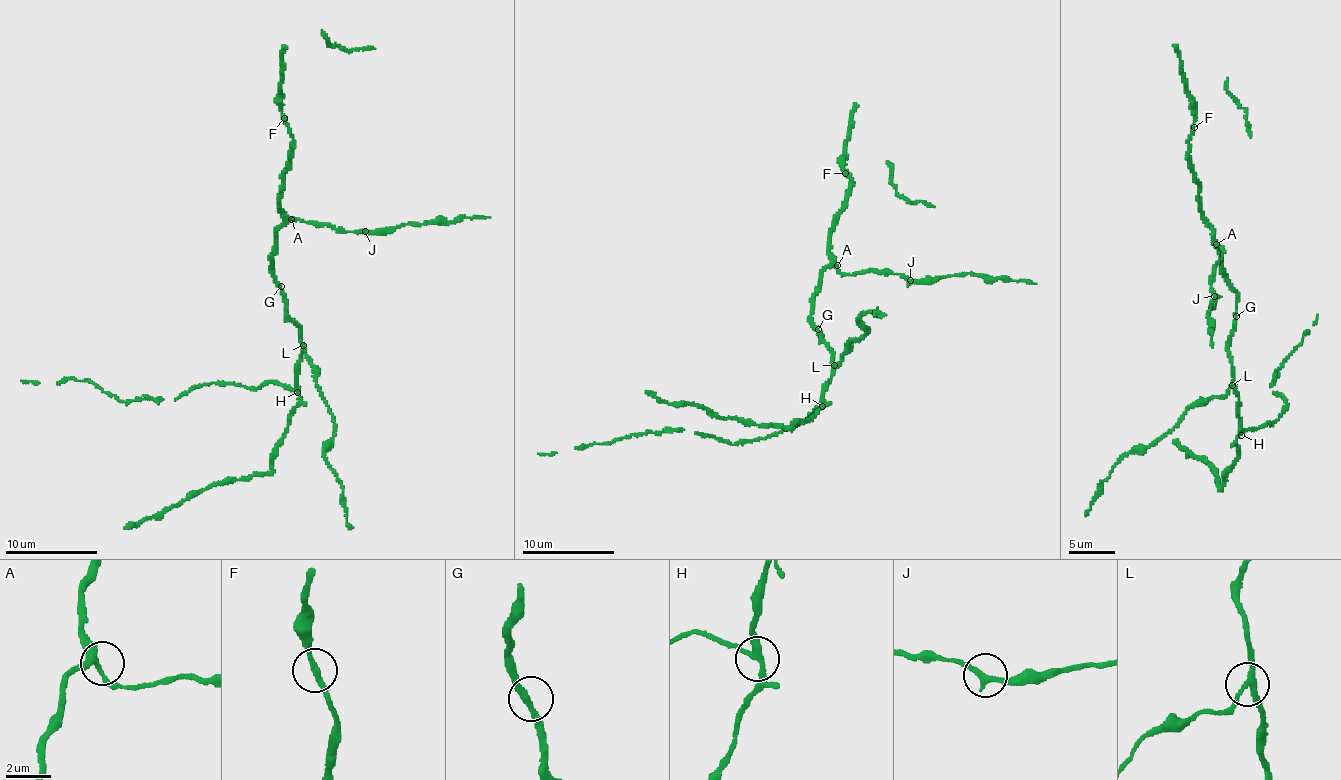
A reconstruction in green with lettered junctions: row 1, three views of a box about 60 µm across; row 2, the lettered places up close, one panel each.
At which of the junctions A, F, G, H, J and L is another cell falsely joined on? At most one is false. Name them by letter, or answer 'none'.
L

